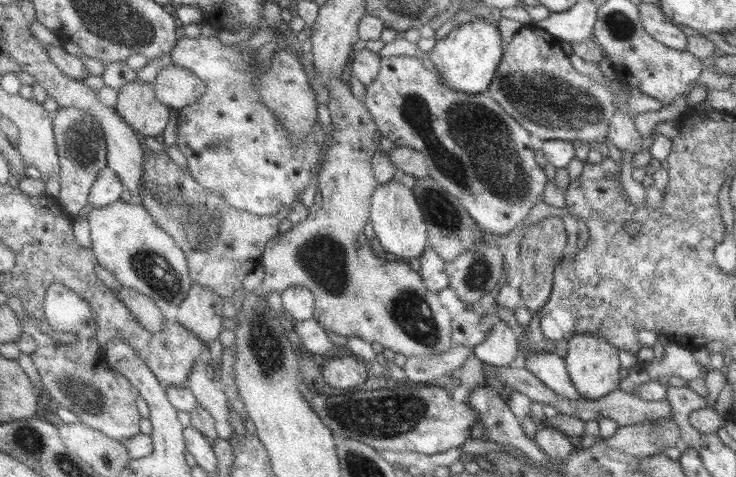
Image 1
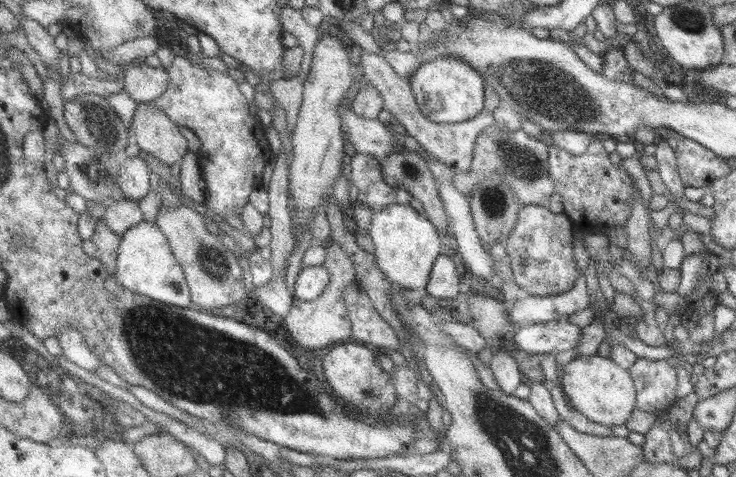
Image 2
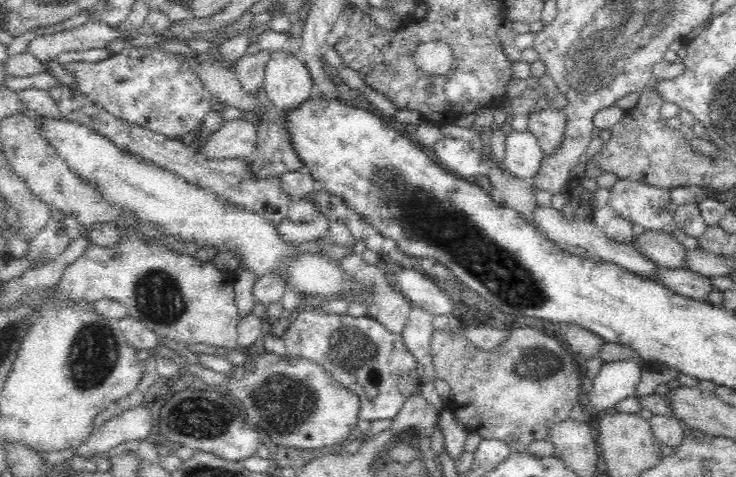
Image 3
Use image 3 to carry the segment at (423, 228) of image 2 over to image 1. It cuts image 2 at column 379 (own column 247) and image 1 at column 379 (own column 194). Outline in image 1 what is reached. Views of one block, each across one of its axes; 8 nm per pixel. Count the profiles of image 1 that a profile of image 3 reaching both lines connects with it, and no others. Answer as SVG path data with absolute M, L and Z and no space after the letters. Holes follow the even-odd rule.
M393 180L377 188L373 196L372 225L376 237L386 252L394 254L401 260L419 258L426 251L426 224L424 213L412 192L408 180L403 183Z

